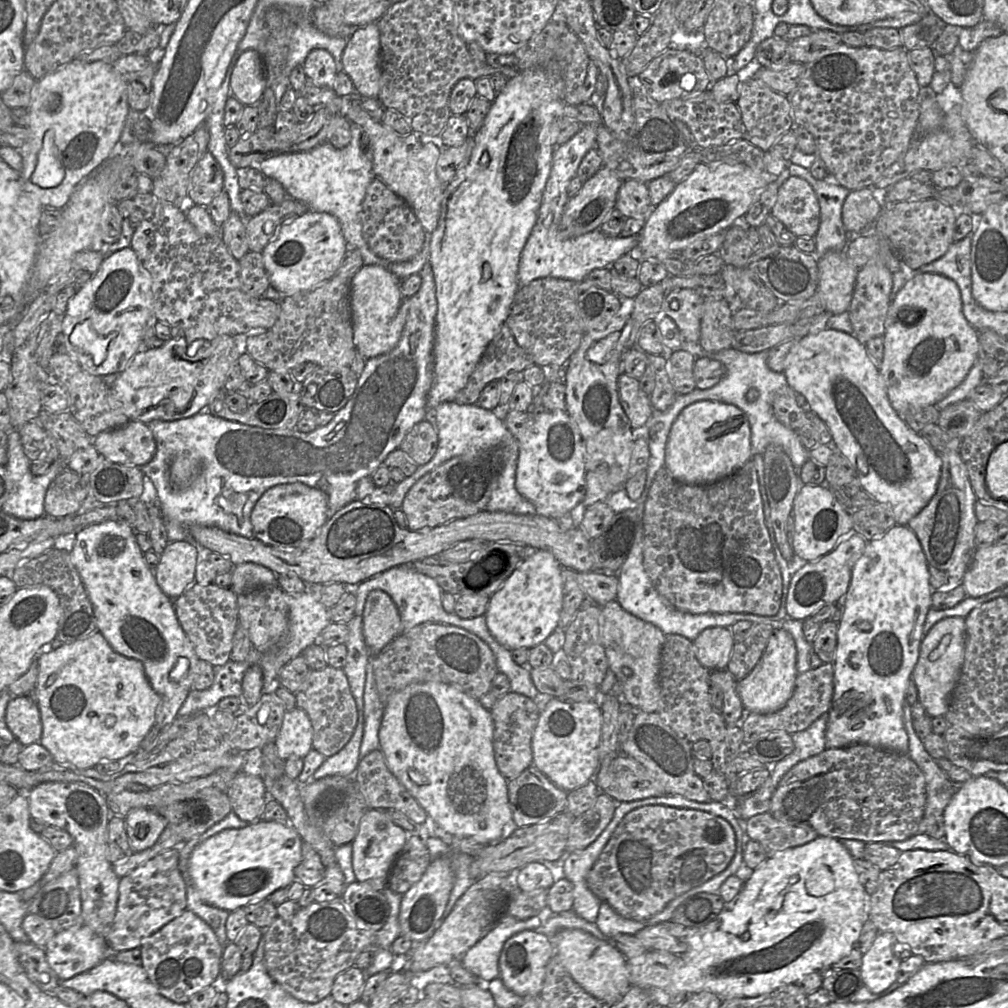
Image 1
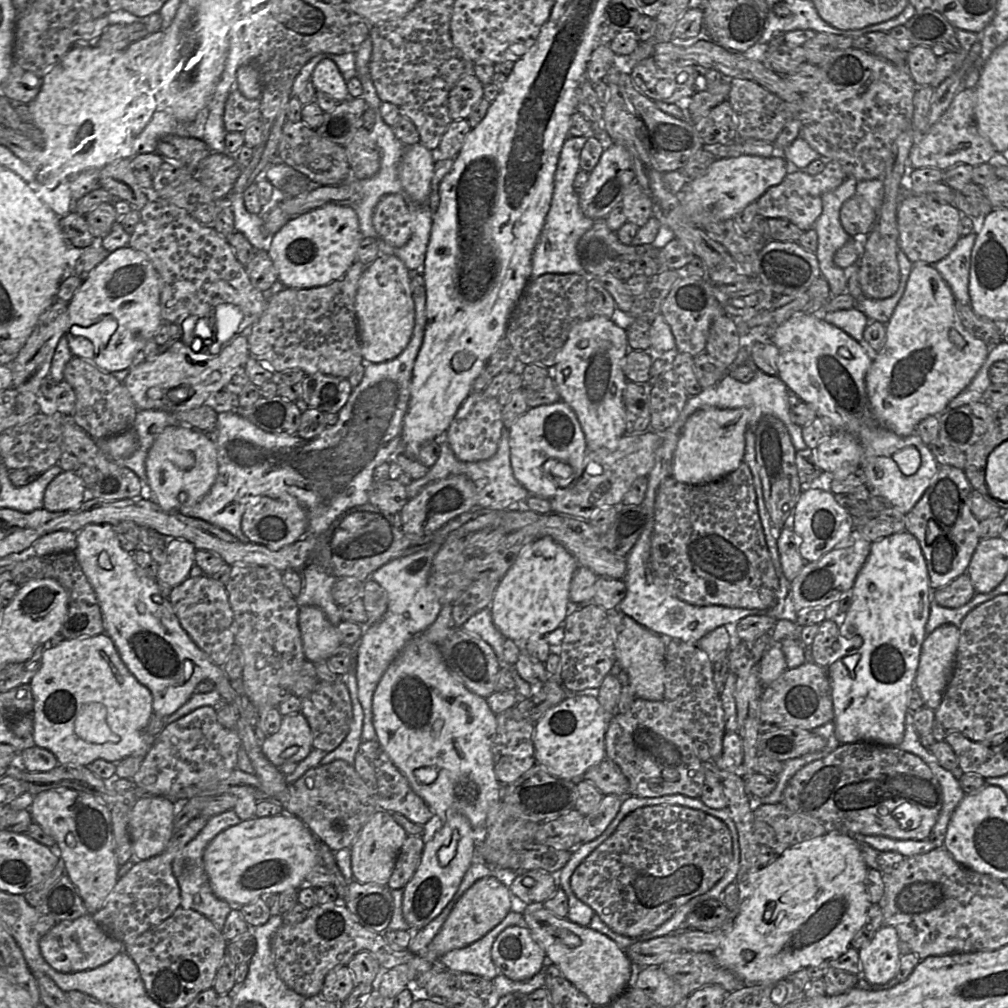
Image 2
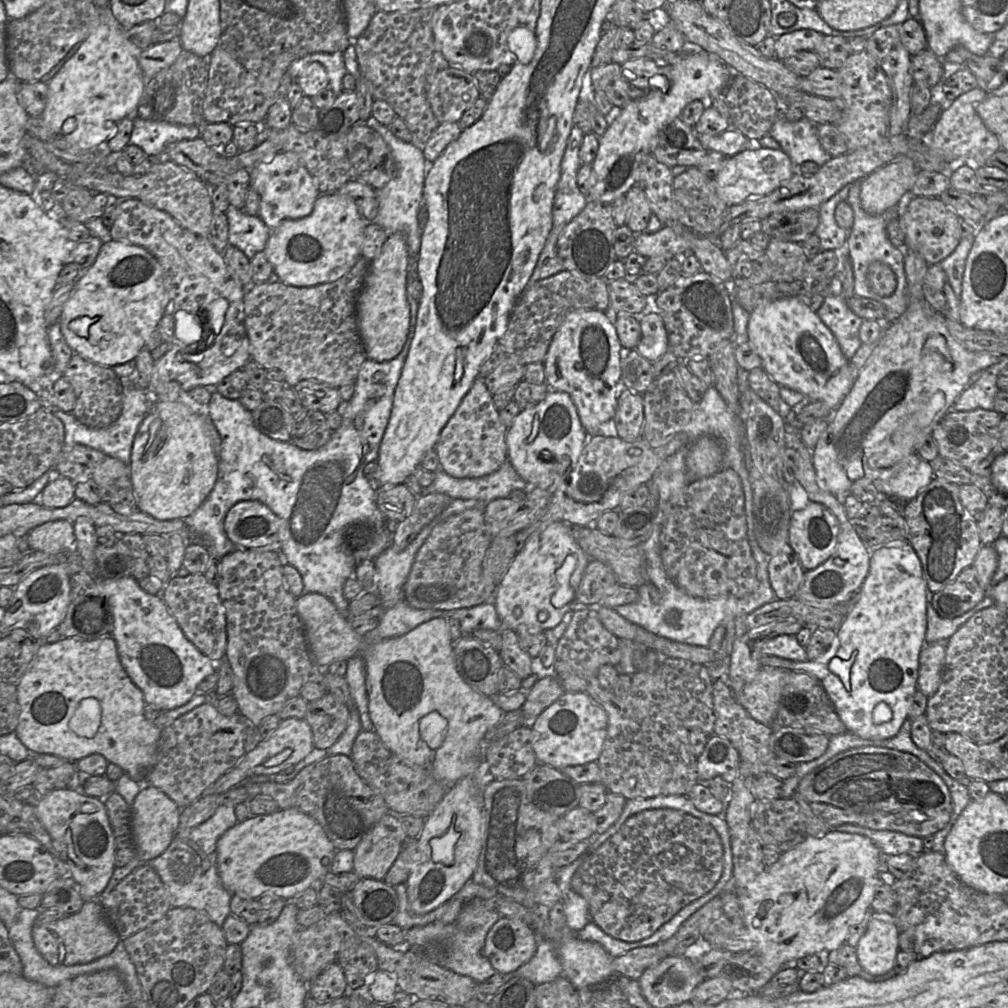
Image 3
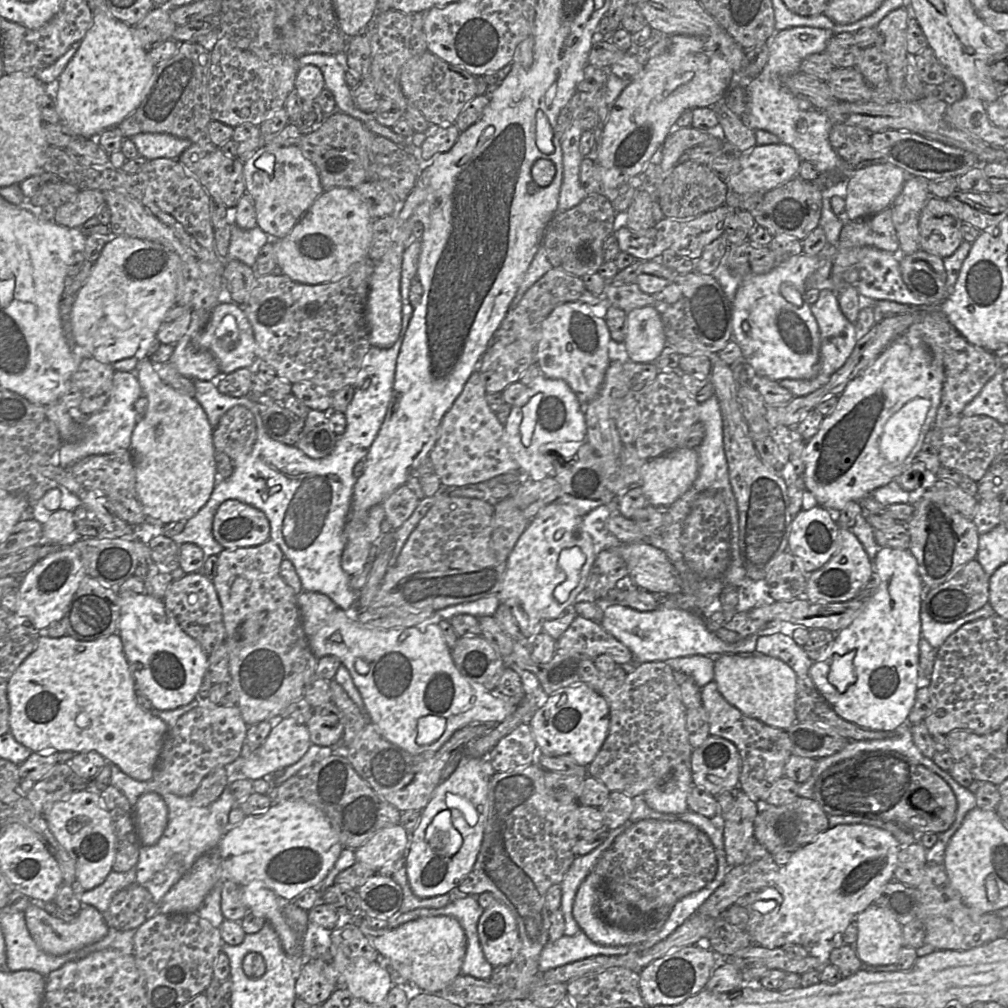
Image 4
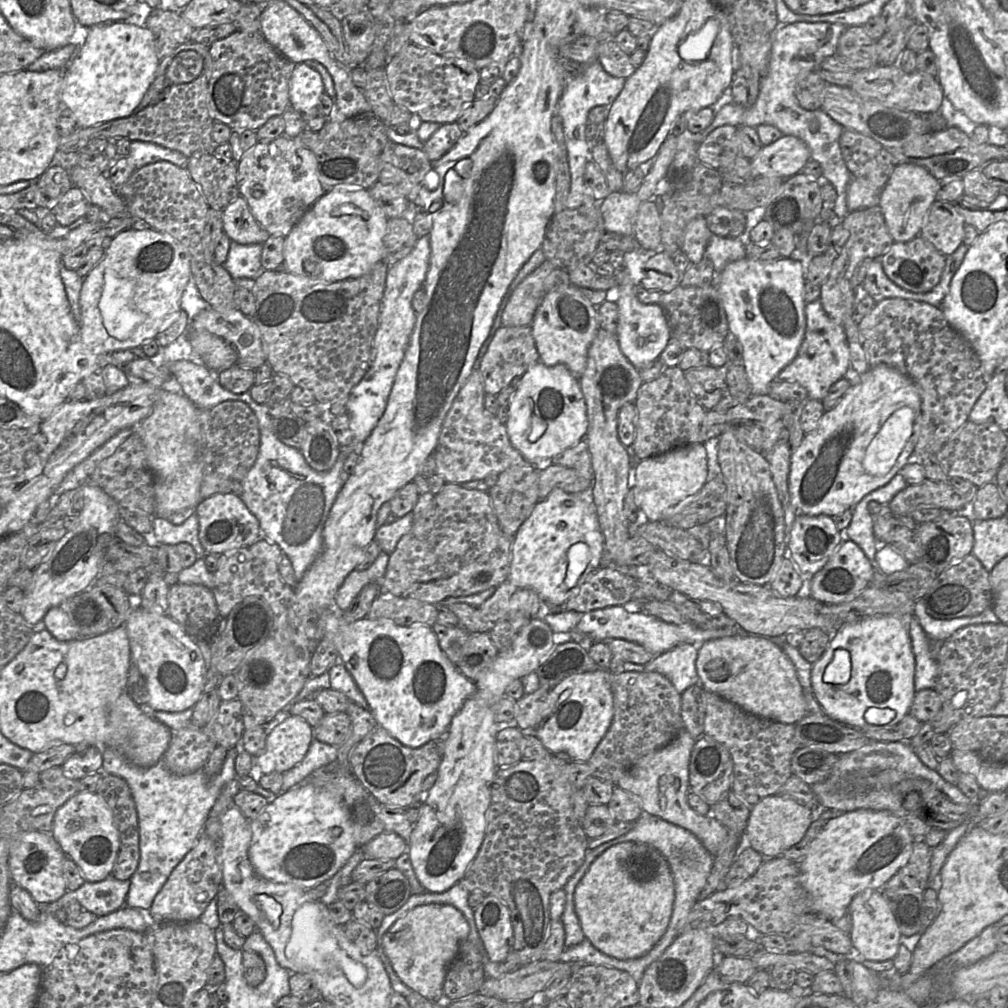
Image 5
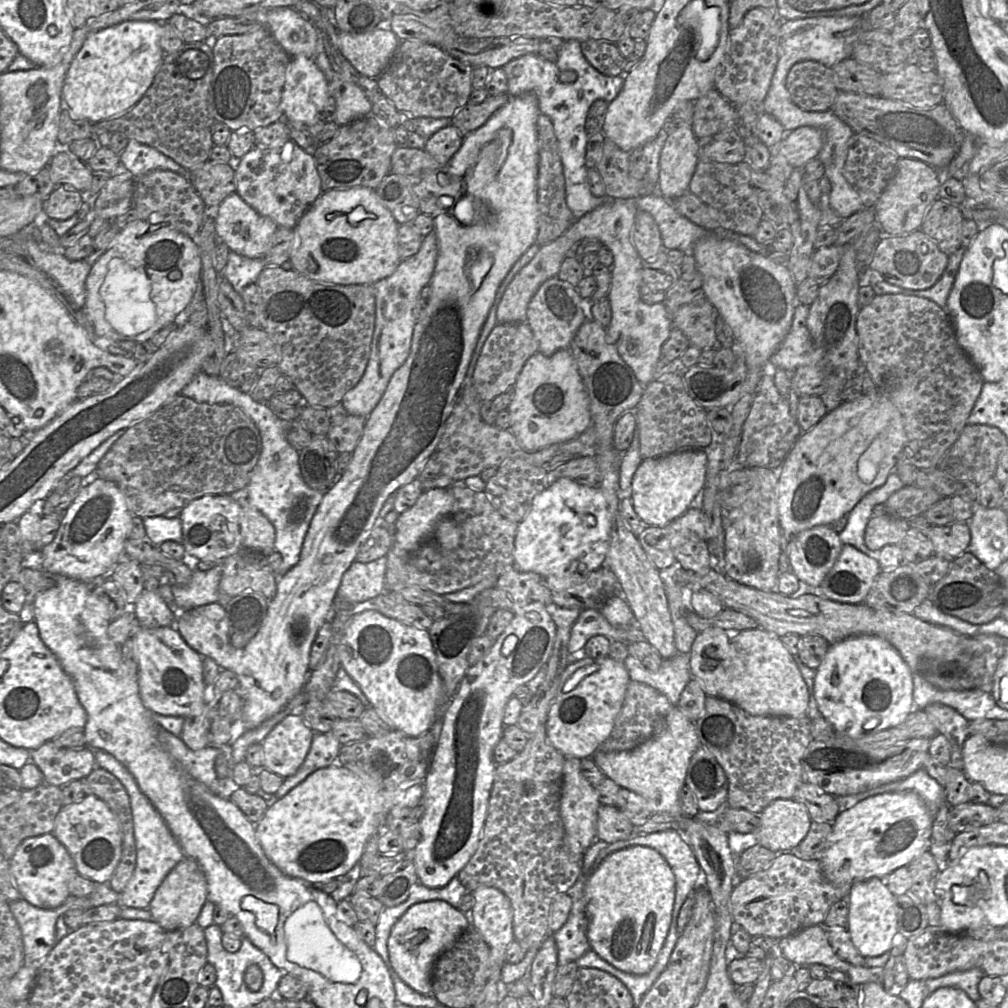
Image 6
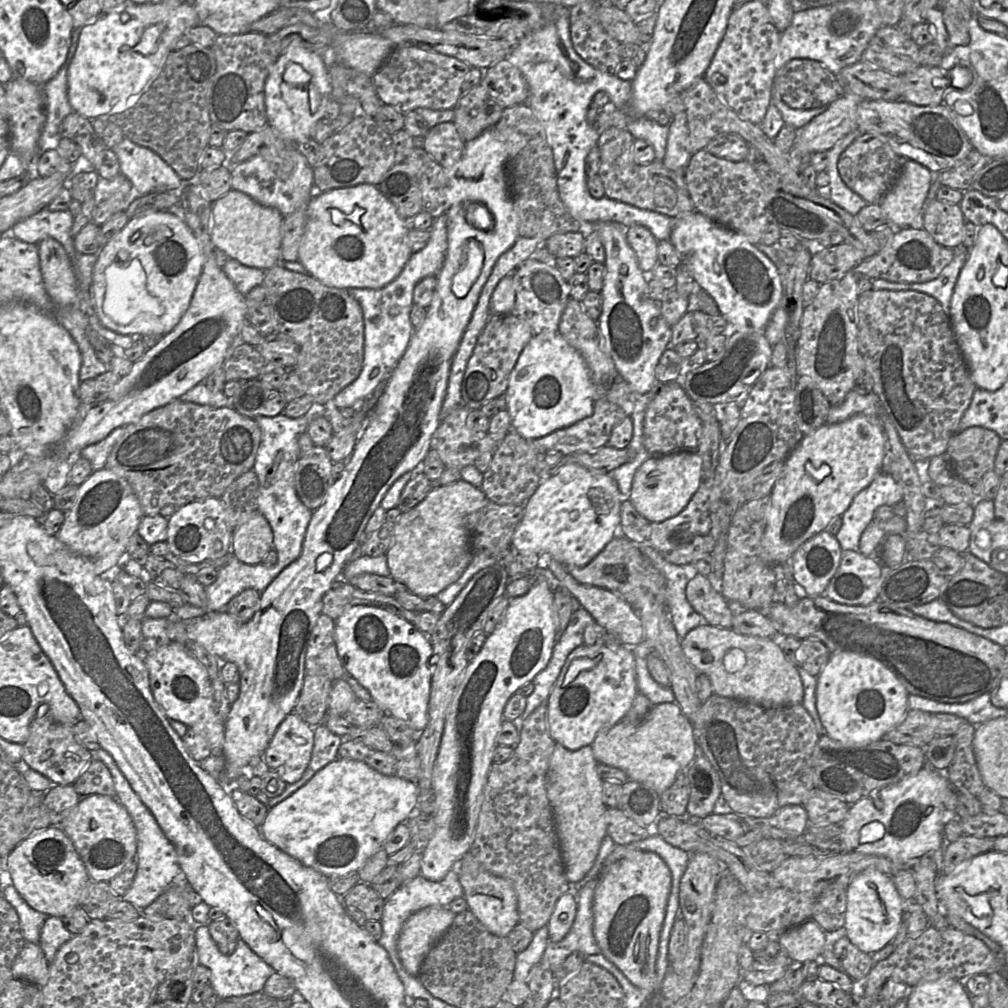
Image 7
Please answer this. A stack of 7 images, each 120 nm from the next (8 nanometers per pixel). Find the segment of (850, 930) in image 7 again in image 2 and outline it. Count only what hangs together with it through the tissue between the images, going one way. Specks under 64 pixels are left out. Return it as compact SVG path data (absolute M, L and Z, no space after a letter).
M892 926L880 927L873 938L859 952L862 976L871 984L885 984L898 971L899 937Z

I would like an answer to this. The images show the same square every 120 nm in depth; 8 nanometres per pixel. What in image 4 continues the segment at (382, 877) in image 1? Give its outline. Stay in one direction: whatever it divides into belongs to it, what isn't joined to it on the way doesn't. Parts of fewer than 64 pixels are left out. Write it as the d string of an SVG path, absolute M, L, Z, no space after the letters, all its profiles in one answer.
M401 823L386 826L355 850L359 863L375 870L404 856L409 833Z

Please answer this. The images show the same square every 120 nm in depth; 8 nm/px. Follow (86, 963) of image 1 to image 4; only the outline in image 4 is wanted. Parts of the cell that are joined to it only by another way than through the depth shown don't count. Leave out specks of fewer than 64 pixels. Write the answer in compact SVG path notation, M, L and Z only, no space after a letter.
M32 902L24 911L25 920L38 947L51 955L59 956L80 949L104 938L109 930L104 915L91 905L83 905L71 922L63 922Z

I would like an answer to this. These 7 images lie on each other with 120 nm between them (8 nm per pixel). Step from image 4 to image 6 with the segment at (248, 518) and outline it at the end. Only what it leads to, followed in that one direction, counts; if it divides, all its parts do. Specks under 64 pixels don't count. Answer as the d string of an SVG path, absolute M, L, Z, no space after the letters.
M204 495L184 506L179 518L186 555L199 560L224 560L243 549L240 531L242 507L231 495Z

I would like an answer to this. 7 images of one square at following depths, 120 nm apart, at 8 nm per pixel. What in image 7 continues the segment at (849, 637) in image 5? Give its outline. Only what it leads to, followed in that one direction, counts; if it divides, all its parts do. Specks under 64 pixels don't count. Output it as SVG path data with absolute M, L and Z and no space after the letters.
M860 652L831 653L817 677L816 707L827 735L845 746L864 746L882 739L908 712L908 691L877 658Z

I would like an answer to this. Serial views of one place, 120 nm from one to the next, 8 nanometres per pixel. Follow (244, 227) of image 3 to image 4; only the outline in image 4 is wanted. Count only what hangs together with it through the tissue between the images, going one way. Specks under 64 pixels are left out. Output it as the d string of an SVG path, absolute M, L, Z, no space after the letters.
M231 218L231 234L228 259L238 260L252 267L262 247L270 240L258 226L250 230L238 227Z

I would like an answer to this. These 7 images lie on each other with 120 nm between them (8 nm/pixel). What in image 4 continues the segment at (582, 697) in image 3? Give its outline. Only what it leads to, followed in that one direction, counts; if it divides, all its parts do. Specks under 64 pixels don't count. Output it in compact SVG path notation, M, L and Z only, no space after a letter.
M571 685L549 695L546 703L533 715L529 726L541 754L569 756L578 765L587 767L608 736L610 708L605 698L588 685Z

